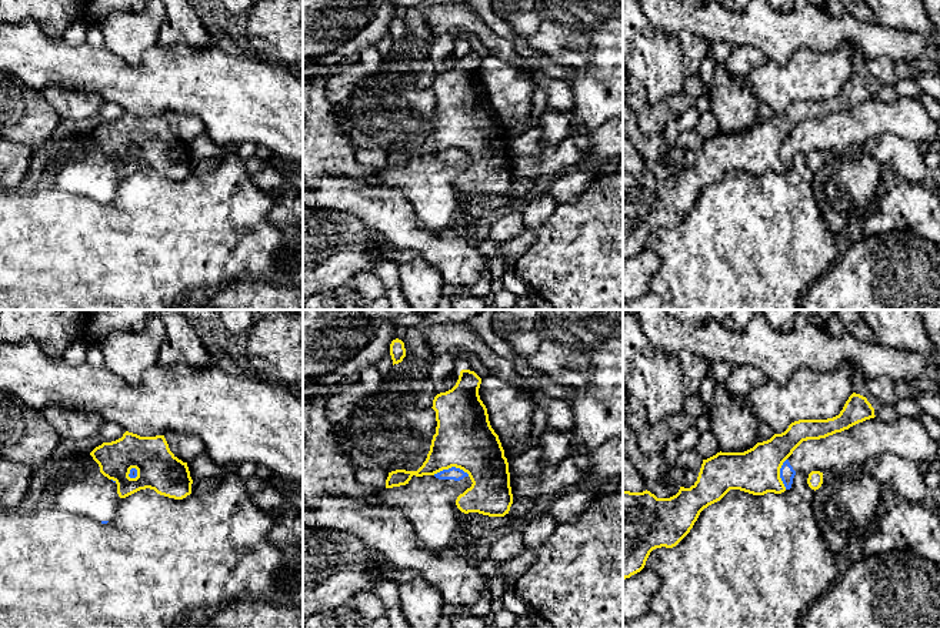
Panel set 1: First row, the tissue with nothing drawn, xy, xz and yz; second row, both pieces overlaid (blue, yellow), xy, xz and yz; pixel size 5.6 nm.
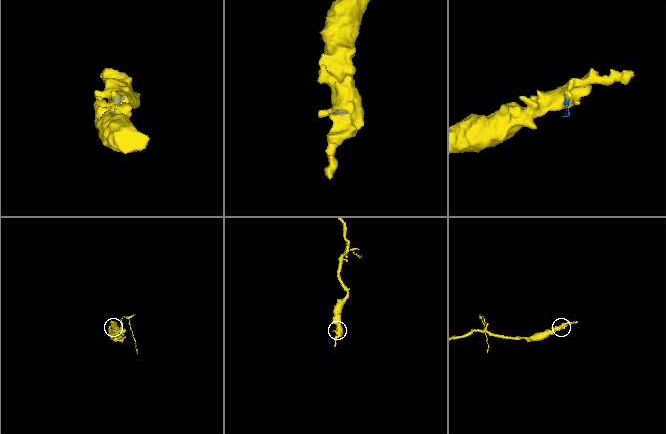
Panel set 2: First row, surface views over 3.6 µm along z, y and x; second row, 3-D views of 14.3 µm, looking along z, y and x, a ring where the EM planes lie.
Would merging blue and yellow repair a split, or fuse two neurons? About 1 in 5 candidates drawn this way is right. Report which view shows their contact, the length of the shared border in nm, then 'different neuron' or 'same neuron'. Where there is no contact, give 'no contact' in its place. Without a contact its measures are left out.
xz | 200 nm | different neuron

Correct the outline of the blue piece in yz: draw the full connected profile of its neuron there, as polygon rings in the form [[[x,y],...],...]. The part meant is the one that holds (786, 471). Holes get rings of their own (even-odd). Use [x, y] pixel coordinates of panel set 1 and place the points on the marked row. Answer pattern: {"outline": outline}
{"outline": [[[874,417],[826,438],[803,441],[783,462],[780,478],[786,490],[790,490],[797,472],[820,471],[823,474],[847,475],[860,471],[870,460],[884,454],[900,455],[917,465],[920,462],[934,462],[937,460],[937,441],[929,435],[919,417],[899,417],[893,422]]]}

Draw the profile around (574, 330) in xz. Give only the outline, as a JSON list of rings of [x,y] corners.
[[[539,310],[539,317],[529,324],[529,328],[540,335],[540,347],[534,355],[527,358],[527,364],[549,375],[554,384],[570,387],[574,390],[574,397],[570,402],[574,427],[571,430],[571,441],[577,448],[594,451],[606,441],[623,434],[623,310]]]

